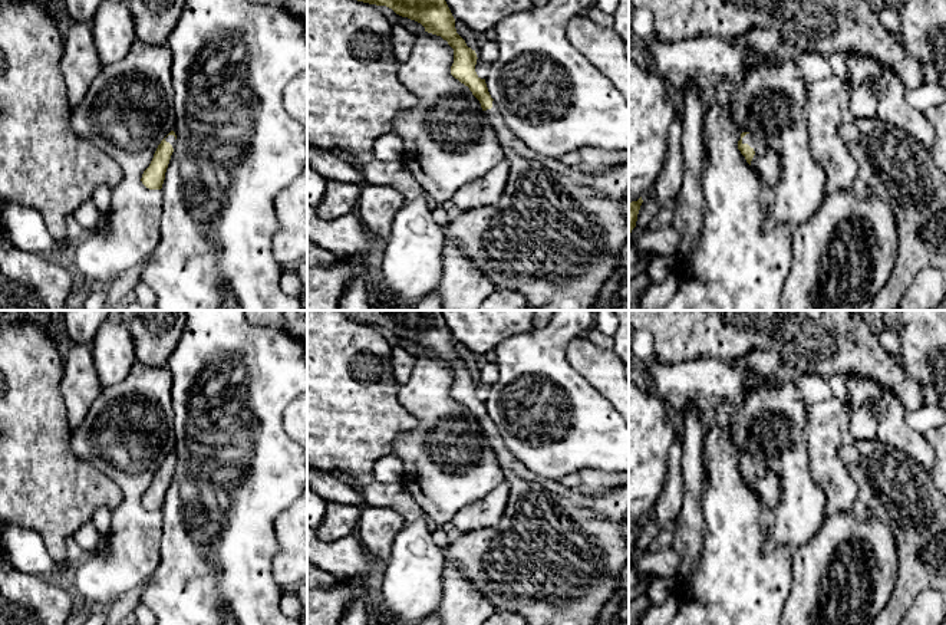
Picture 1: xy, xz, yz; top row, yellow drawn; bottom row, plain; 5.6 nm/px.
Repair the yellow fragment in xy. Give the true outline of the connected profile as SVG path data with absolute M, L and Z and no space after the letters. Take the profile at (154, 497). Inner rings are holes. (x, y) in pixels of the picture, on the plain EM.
M171 453L158 467L149 489L142 496L142 506L149 511L161 511L165 494L175 470L177 457Z

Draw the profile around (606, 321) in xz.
M596 310L594 328L607 336L614 336L619 319L613 310Z

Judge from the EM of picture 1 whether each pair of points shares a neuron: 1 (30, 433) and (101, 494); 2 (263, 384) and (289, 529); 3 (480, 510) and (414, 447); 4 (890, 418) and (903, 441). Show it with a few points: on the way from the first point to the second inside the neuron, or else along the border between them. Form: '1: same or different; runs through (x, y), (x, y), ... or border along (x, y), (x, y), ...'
1: same; runs through (48, 450), (83, 486)
2: different; border along (292, 503), (274, 520), (274, 538), (277, 542)
3: different; border along (500, 483), (483, 497), (467, 505), (451, 522)
4: same; runs through (890, 424), (899, 436)

